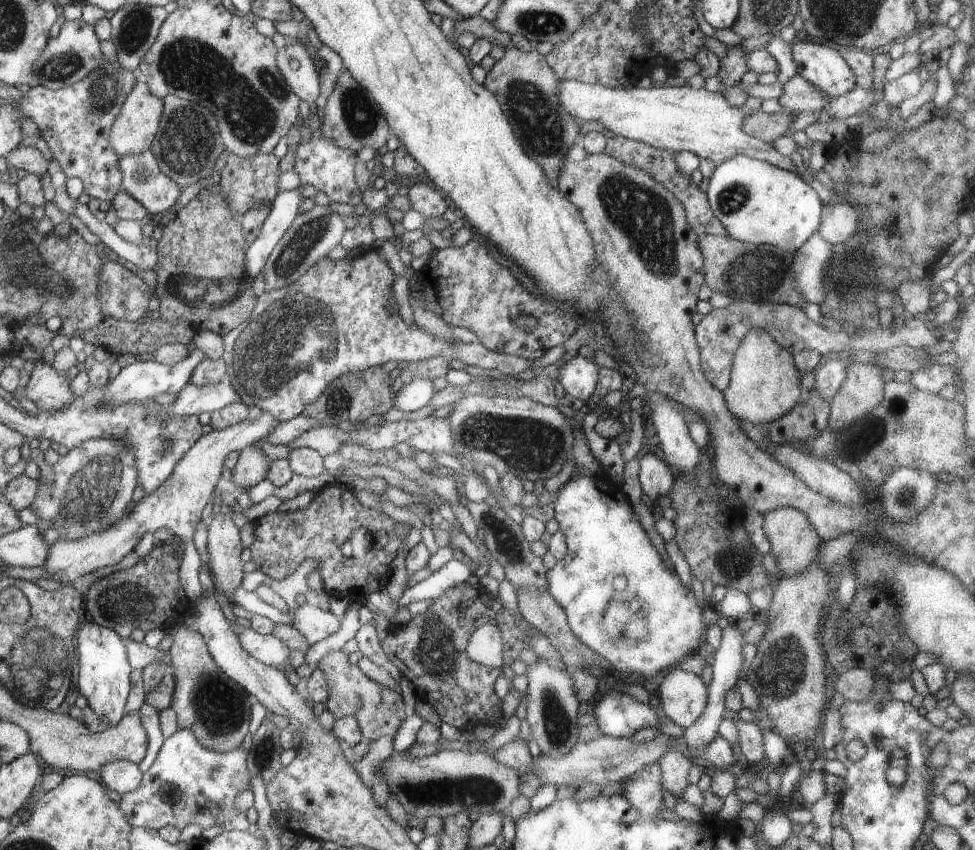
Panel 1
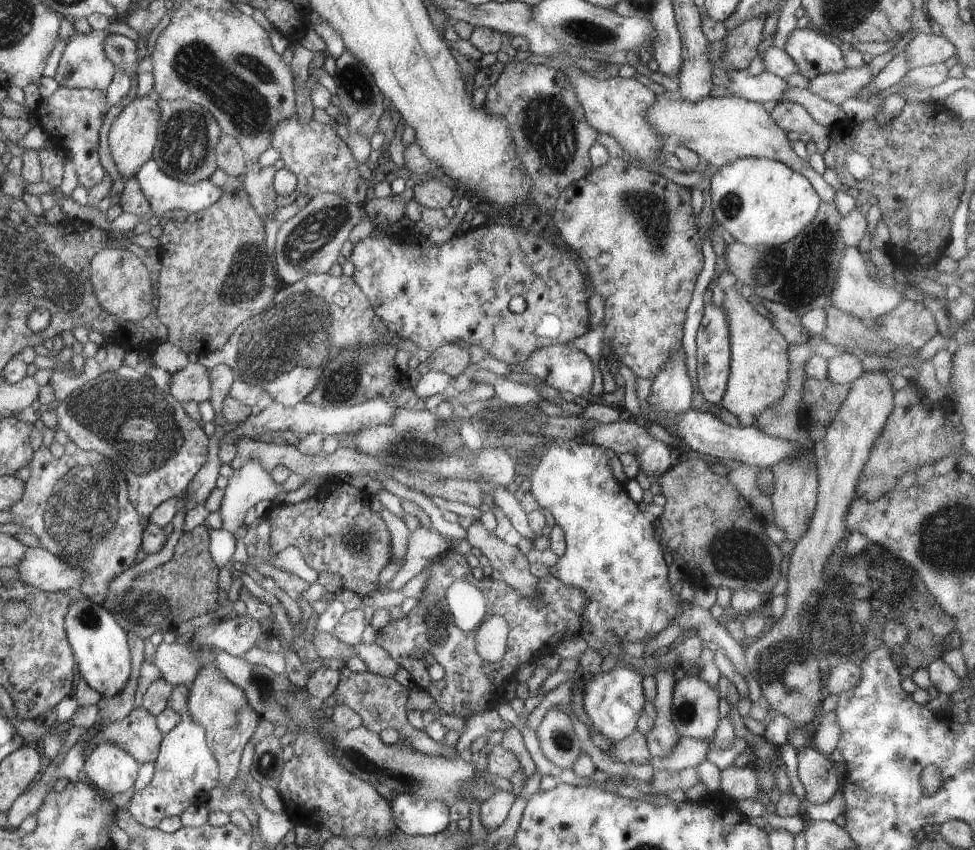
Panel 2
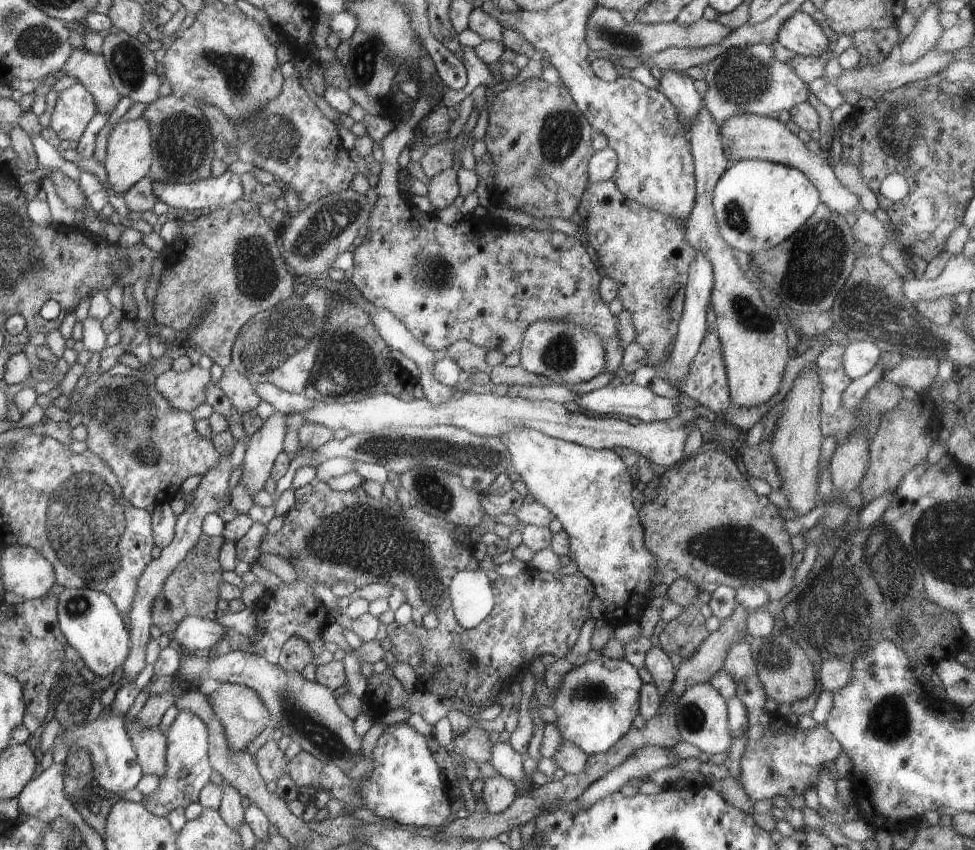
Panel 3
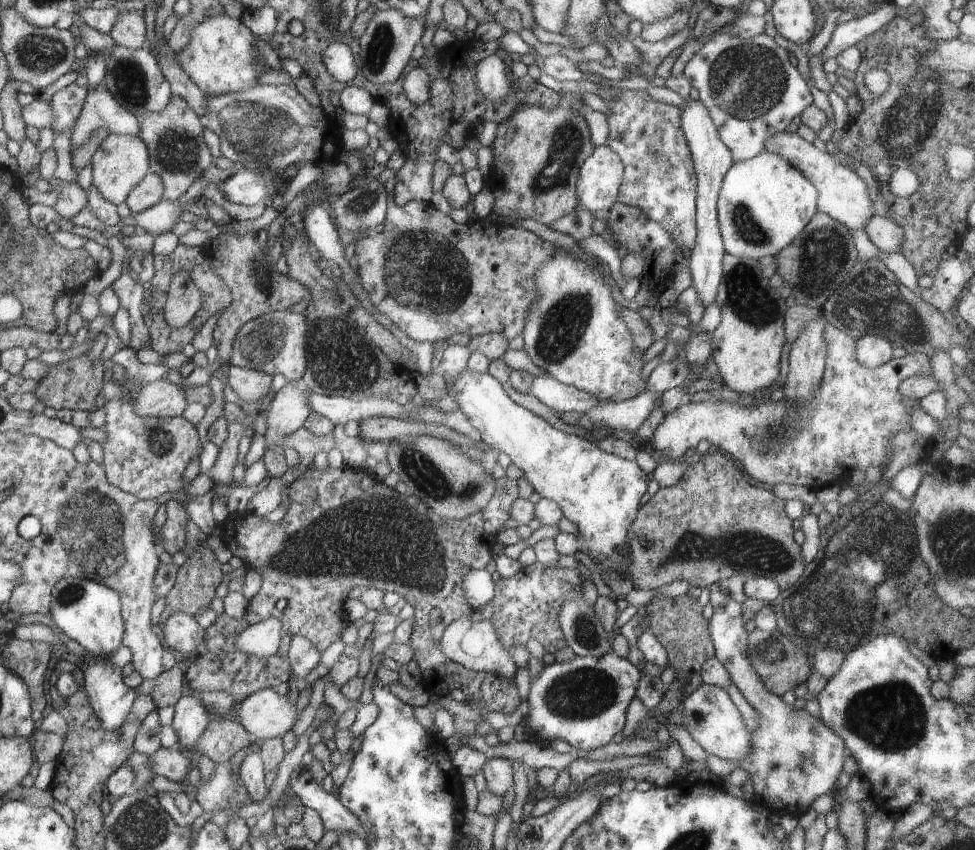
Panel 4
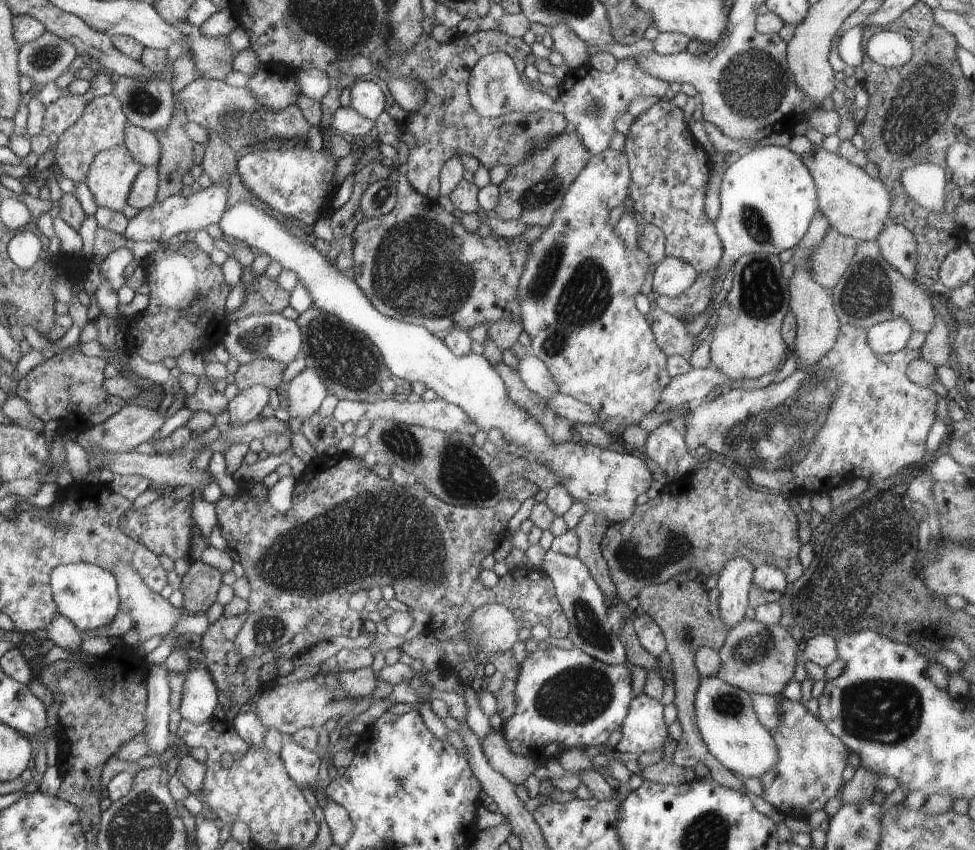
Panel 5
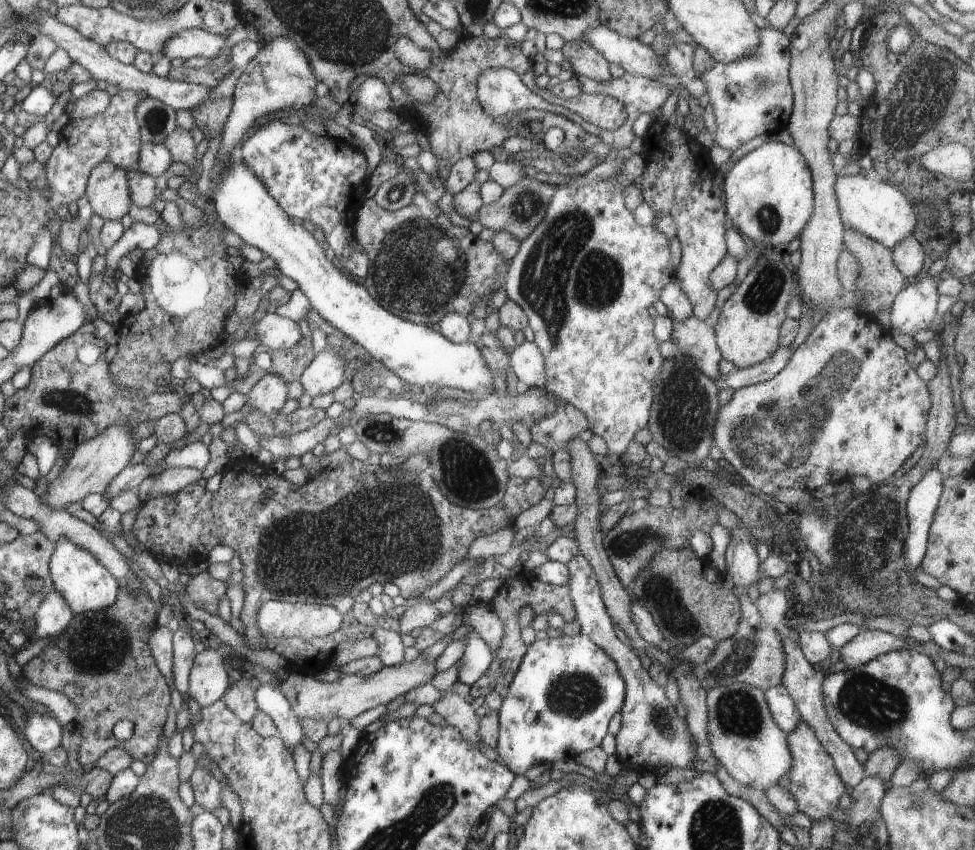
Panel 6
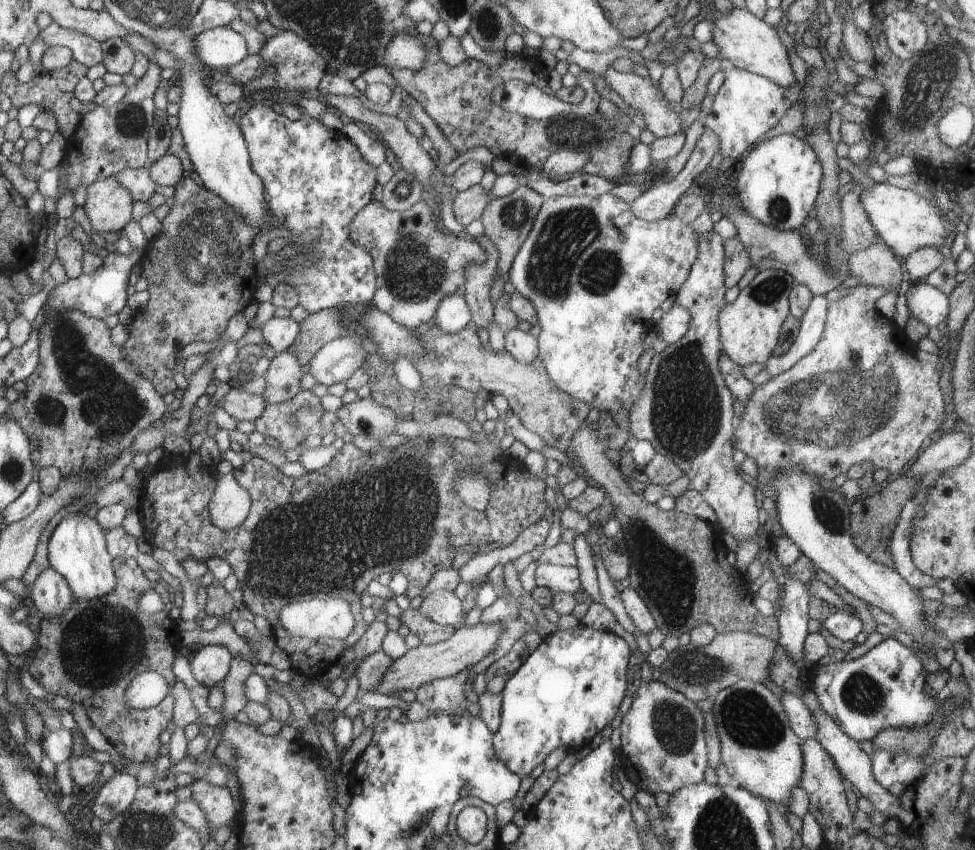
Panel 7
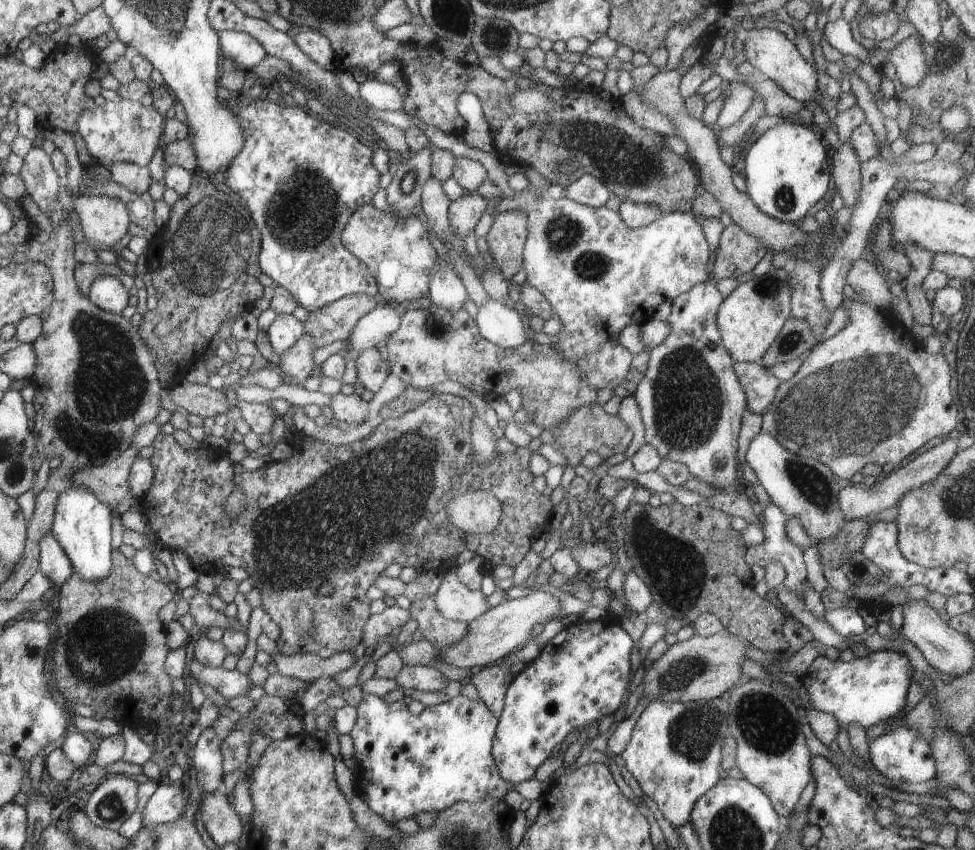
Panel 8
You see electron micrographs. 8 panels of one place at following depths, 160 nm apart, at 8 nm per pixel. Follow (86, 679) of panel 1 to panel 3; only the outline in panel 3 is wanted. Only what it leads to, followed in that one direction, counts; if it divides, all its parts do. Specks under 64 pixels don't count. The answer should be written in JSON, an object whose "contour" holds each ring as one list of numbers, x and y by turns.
{"contour":[[64,588,57,594,57,621,70,646,78,652,84,664,95,676,110,676,128,659,130,638,114,600,108,594,88,588]]}

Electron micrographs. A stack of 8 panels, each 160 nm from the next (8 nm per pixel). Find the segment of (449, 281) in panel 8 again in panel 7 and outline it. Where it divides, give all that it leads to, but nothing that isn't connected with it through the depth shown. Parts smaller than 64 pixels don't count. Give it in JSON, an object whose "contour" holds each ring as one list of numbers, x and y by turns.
{"contour":[[456,293,445,296,438,305,433,323,448,334,456,334,466,328,471,320,471,312,464,296]]}

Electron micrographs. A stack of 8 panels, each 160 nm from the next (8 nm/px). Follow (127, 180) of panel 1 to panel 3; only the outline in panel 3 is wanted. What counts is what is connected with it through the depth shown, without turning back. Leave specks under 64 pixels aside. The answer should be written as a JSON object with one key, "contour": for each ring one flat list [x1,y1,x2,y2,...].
{"contour":[[226,171,217,178,192,183,166,184,155,180,155,193,158,201,172,208,188,210,191,217,243,199,245,190,238,174]]}

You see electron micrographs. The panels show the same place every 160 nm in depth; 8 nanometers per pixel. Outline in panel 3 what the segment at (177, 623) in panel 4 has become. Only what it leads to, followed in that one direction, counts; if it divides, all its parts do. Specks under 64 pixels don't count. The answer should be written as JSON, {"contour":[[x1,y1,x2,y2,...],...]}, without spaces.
{"contour":[[186,616,176,626,174,643,187,653,208,653,216,642,226,636,228,629,217,624,213,617,205,619,196,616]]}

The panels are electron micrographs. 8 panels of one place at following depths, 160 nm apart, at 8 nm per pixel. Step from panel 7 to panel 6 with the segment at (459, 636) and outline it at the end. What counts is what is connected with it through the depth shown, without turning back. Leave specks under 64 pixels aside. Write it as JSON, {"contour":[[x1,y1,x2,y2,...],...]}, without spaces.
{"contour":[[418,657,411,663,404,661,395,667,383,666,382,670,367,677,341,674,338,680,331,683,318,681,314,674,305,675,290,669,290,674,279,686,280,692,292,706,294,716,300,720,309,718,328,723,334,718,339,718,342,722,347,722,378,704,387,705,419,684,430,683,437,673,435,662,426,662]]}

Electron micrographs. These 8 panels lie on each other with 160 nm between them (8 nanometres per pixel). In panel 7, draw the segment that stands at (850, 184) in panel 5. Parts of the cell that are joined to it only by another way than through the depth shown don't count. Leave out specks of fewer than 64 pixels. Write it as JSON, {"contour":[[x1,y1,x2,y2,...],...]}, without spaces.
{"contour":[[874,183,874,185,871,188,869,188,869,191,863,192,862,190,862,193,859,194,859,201,860,201,860,204,862,205,862,208,866,211,869,221,874,225,875,231,879,234,882,240,881,242,884,243,891,250,894,256,896,256,897,258,900,258,901,260,904,260,904,258,906,258,911,252,914,252,919,248,936,247,943,243,950,244,950,242,946,242,944,238,948,236,949,232,954,231,955,229,954,225,950,224,947,221,946,216,942,215,941,209,939,208,938,205,930,204,929,201,927,201,925,198,922,198,921,196,916,195,915,192,912,192,911,190,890,186,886,183]]}

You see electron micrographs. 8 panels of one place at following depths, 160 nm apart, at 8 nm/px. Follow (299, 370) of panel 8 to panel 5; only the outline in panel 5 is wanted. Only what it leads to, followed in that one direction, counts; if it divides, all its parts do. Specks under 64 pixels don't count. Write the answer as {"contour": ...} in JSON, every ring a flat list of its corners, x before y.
{"contour":[[255,385,238,392,229,398,227,405,231,426,245,426,255,420,270,404,270,388]]}

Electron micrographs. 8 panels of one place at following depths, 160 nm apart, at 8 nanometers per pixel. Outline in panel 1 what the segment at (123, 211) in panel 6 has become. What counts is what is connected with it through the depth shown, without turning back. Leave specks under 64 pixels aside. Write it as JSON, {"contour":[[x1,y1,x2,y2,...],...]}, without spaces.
{"contour":[[139,79,133,90,129,92,125,103,122,104,121,114,117,116,117,120,113,124,112,145,117,151,119,158,142,154,142,152,150,150,153,146,156,132,160,128,163,108,162,98,154,94,149,85]]}

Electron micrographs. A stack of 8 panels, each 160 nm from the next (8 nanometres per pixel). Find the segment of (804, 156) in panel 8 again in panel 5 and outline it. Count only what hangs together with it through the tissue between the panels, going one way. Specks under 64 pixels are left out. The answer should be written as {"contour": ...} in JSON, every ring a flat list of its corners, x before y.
{"contour":[[760,146,755,150,743,150,740,157,726,168,722,182,720,182,718,196,720,211,715,224,724,252,722,252,722,260,717,267,720,274,716,276,718,280,714,280,716,284,712,288,712,304,708,306,707,326,713,331,718,324,718,308,721,306,720,302,716,302,716,296,722,289,723,281,730,270,730,264,737,262,744,254,777,256,785,250,794,249,806,235,818,209,817,189,810,170,802,162,801,156,782,146]]}

